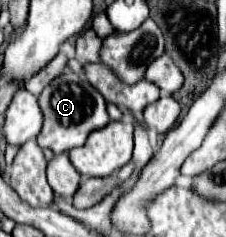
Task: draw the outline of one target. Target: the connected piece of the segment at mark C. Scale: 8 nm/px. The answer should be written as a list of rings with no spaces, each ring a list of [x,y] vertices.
[[[67,70],[65,76],[53,80],[53,84],[49,84],[49,88],[45,88],[45,92],[41,92],[39,100],[41,100],[45,124],[37,136],[37,142],[41,148],[51,148],[55,154],[67,152],[71,148],[85,144],[87,136],[93,130],[105,128],[109,124],[107,102],[101,96],[101,92],[95,90],[85,78],[73,74],[71,70]]]

